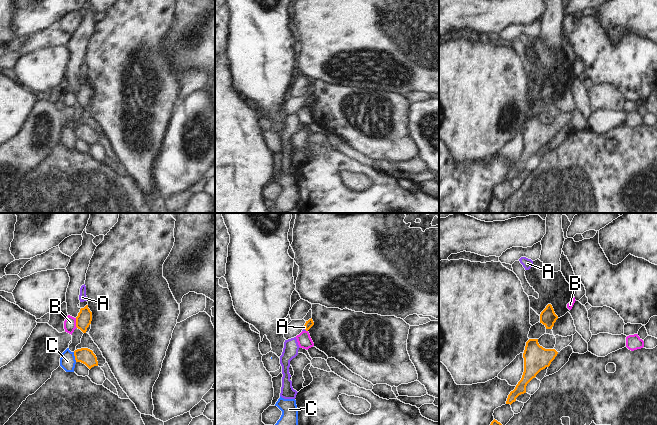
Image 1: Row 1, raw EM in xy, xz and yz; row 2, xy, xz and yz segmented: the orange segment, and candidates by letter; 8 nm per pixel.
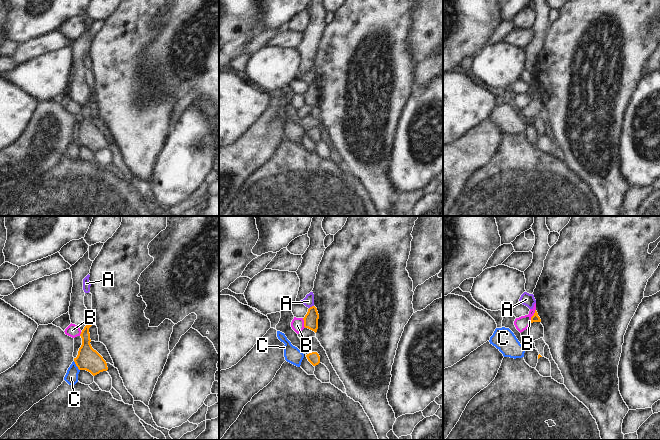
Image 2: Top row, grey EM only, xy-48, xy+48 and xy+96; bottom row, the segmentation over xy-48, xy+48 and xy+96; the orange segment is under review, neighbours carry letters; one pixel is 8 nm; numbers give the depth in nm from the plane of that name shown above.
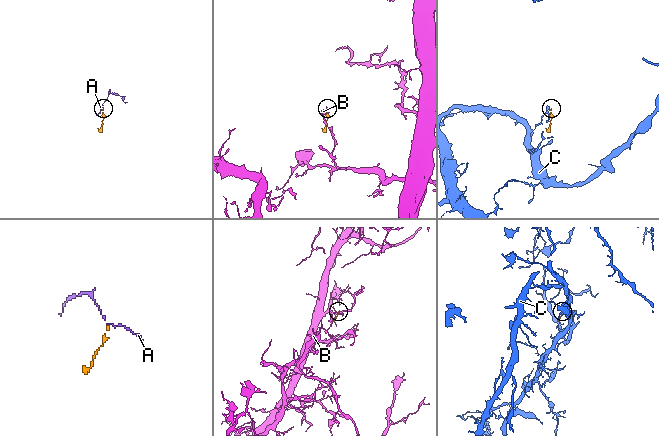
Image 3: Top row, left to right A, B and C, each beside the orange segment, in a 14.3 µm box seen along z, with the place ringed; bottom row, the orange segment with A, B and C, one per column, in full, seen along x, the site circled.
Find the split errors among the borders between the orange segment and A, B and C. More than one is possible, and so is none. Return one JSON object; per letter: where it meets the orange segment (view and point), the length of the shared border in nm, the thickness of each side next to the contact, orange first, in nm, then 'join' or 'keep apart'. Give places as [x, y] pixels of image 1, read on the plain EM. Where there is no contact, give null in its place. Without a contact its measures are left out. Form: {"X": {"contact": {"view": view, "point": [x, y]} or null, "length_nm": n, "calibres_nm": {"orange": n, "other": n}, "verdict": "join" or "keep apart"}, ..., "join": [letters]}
{"A": {"contact": {"view": "xz", "point": [305, 104]}, "length_nm": 40, "calibres_nm": {"orange": 60, "other": 20}, "verdict": "keep apart"}, "B": {"contact": {"view": "xy", "point": [76, 99]}, "length_nm": 80, "calibres_nm": {"orange": 120, "other": 100}, "verdict": "keep apart"}, "C": {"contact": {"view": "xy", "point": [75, 133]}, "length_nm": 80, "calibres_nm": {"orange": 130, "other": 130}, "verdict": "keep apart"}, "join": []}

